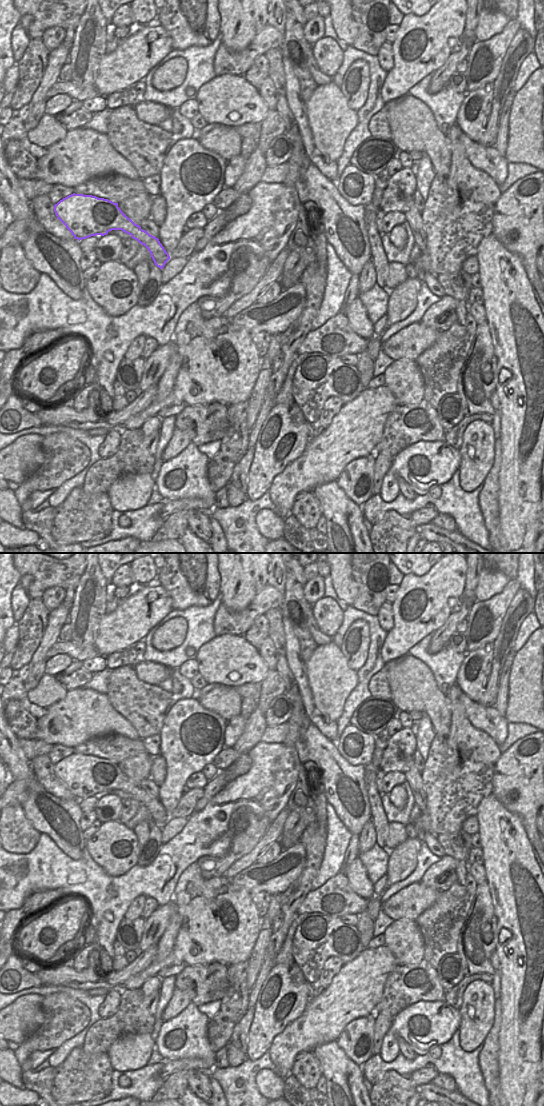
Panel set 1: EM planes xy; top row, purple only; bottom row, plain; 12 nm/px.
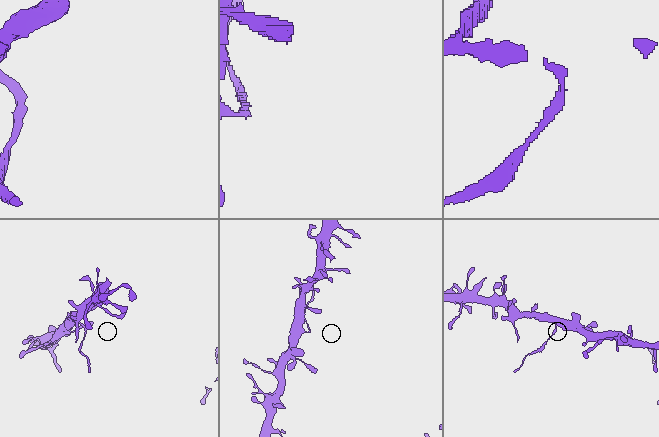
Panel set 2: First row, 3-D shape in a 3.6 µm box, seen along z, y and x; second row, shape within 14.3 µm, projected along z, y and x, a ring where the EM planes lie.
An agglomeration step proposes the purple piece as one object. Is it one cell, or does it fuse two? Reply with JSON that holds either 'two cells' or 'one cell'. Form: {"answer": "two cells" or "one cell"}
{"answer": "two cells"}

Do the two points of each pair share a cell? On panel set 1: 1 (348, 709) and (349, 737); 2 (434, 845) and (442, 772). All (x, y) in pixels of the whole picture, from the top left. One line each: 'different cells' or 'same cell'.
1: different cells
2: different cells

